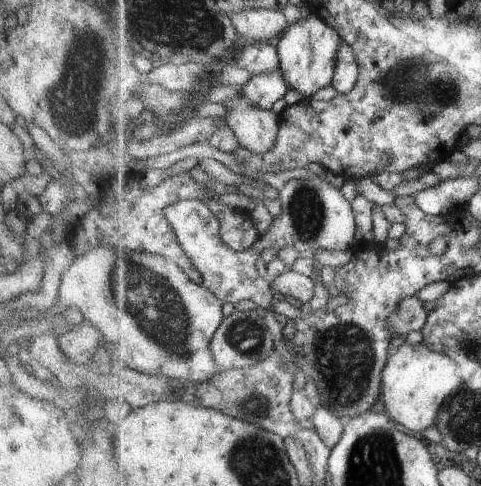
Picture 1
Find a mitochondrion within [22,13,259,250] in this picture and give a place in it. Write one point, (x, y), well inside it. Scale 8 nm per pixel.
(71, 97)

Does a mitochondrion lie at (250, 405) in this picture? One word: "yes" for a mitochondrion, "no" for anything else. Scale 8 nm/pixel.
yes

